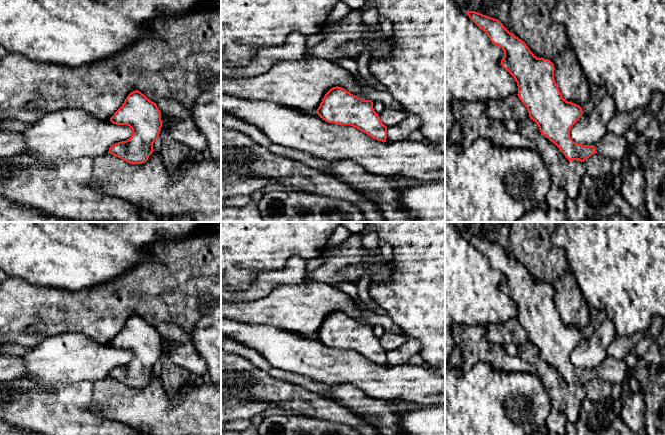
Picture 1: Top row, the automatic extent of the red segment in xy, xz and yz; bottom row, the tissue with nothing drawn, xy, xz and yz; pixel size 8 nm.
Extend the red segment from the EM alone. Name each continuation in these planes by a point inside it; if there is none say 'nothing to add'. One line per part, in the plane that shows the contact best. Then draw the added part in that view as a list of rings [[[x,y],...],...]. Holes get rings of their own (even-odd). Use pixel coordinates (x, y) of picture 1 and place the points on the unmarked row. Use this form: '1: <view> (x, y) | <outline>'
1: yz (614, 371) | [[[607,356],[603,363],[594,369],[594,371],[596,377],[601,380],[611,385],[618,384],[622,386],[631,369],[626,365],[624,360],[618,360]]]

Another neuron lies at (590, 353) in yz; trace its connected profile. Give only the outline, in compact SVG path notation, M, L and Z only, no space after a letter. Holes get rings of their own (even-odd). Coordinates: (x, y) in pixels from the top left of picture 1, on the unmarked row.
M606 318L588 338L583 337L571 351L571 363L582 369L596 369L607 358L607 347L615 337L614 323Z

